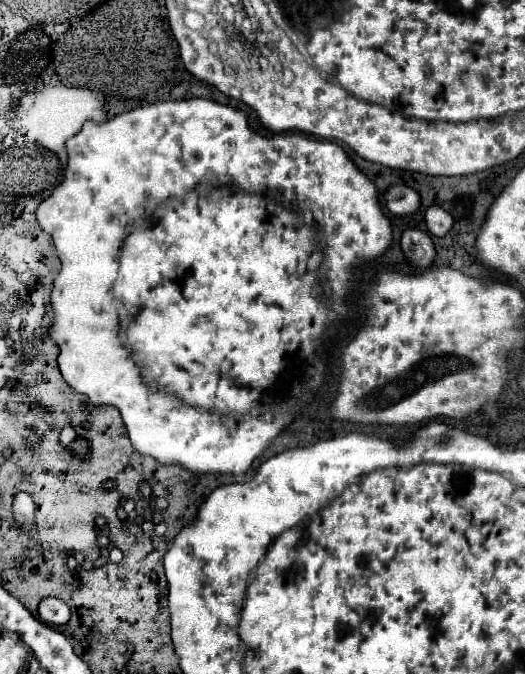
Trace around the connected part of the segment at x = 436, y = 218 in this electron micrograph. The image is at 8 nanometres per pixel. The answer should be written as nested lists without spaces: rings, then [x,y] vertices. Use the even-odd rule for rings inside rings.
[[[430,207],[426,211],[426,225],[428,225],[430,235],[444,237],[452,229],[452,223],[454,223],[452,215],[448,211],[444,211],[442,207]]]

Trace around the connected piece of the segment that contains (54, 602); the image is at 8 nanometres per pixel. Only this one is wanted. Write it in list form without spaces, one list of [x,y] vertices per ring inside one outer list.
[[[48,597],[40,601],[40,619],[48,625],[64,625],[70,619],[70,609],[62,599]]]

